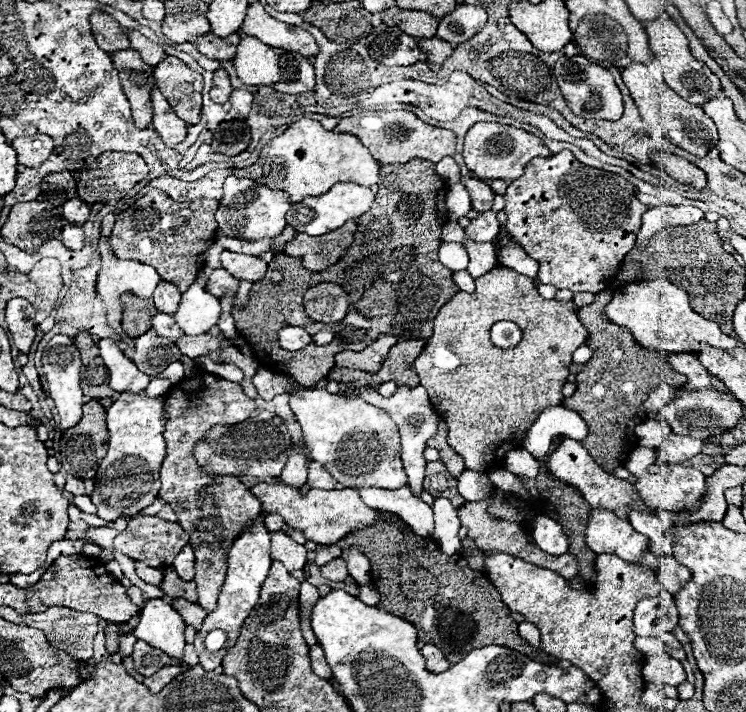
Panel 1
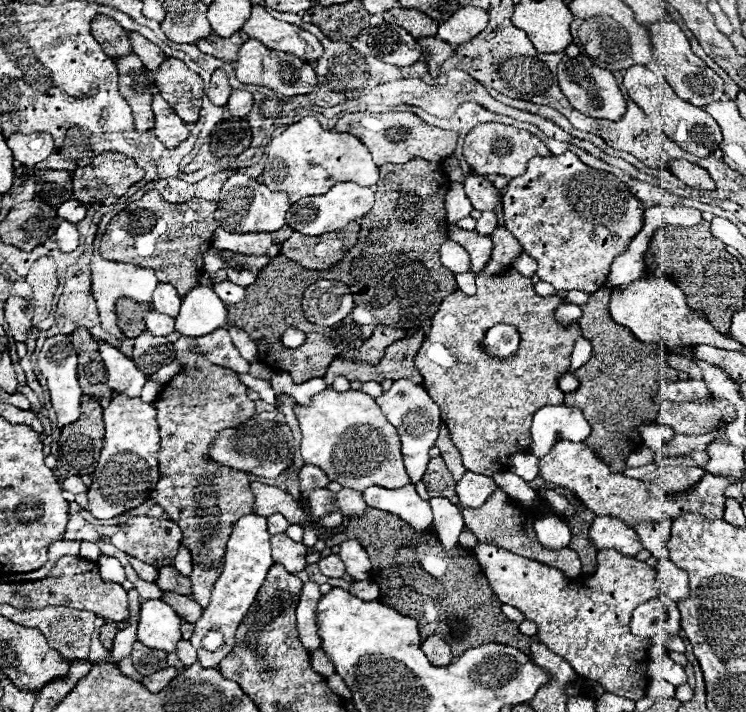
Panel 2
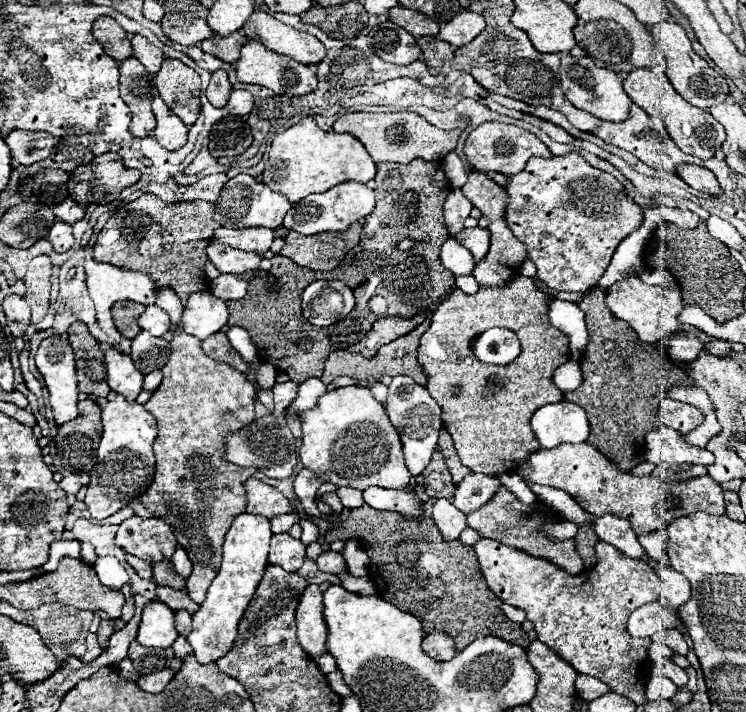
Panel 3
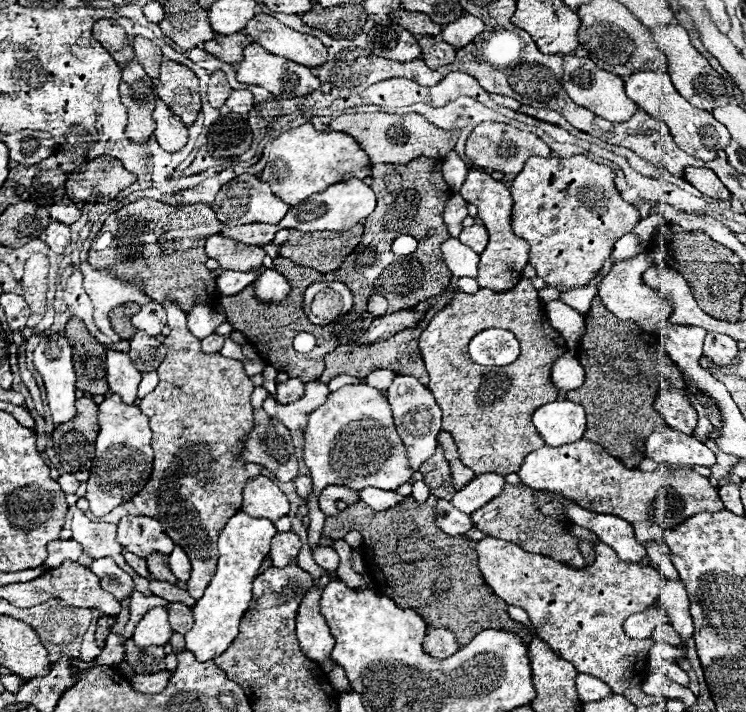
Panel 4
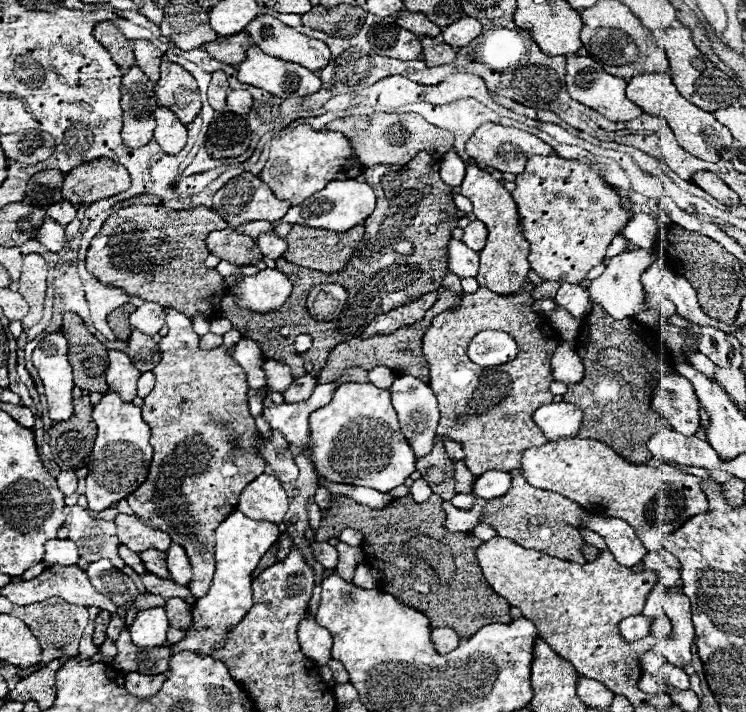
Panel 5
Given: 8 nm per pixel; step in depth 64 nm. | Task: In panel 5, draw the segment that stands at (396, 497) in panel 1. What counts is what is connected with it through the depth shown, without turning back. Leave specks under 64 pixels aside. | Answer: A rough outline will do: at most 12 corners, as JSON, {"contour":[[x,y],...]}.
{"contour":[[320,482],[332,494],[382,509],[392,500],[386,492],[368,487]]}

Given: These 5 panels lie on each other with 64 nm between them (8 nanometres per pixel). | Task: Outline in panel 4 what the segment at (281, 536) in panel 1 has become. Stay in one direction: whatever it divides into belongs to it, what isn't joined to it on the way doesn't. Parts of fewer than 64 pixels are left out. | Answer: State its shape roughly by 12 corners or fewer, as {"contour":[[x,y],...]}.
{"contour":[[278,532],[271,543],[272,564],[286,568],[298,560],[300,538]]}

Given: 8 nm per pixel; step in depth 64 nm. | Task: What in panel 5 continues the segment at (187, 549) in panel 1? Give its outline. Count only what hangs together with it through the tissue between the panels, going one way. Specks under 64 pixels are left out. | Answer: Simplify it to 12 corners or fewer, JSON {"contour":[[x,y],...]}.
{"contour":[[182,546],[168,550],[168,570],[172,580],[188,586],[192,580],[190,560]]}

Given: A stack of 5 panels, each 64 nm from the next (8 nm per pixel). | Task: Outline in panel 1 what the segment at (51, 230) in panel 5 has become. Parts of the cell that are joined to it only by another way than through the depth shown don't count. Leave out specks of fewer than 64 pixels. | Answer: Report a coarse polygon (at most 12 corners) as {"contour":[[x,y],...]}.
{"contour":[[68,222],[62,228],[62,242],[72,250],[84,246],[82,226]]}

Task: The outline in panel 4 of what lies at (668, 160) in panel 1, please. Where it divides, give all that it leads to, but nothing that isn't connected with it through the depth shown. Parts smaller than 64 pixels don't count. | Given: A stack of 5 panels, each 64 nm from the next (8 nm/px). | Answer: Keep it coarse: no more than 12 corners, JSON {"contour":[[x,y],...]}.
{"contour":[[686,168],[684,180],[710,198],[730,200],[708,168]]}

